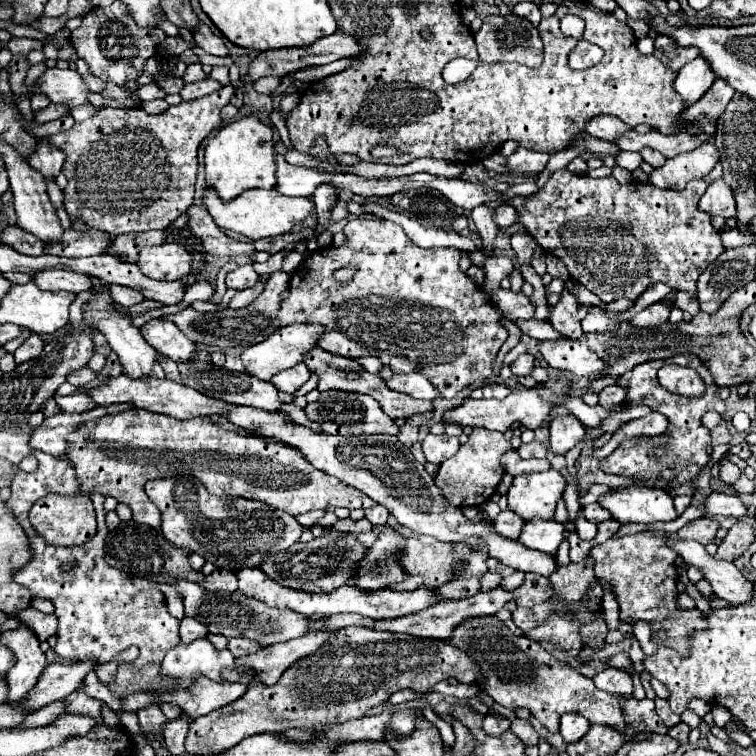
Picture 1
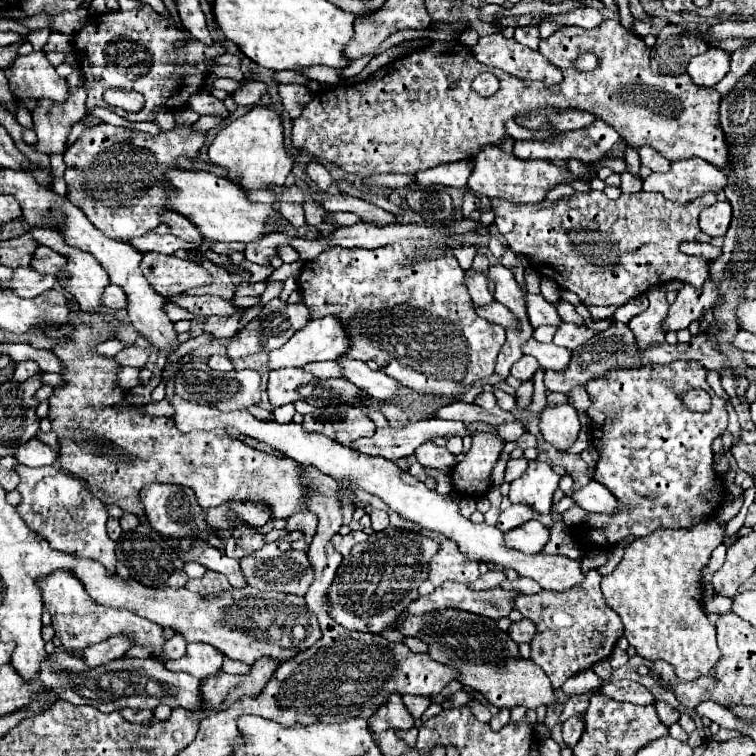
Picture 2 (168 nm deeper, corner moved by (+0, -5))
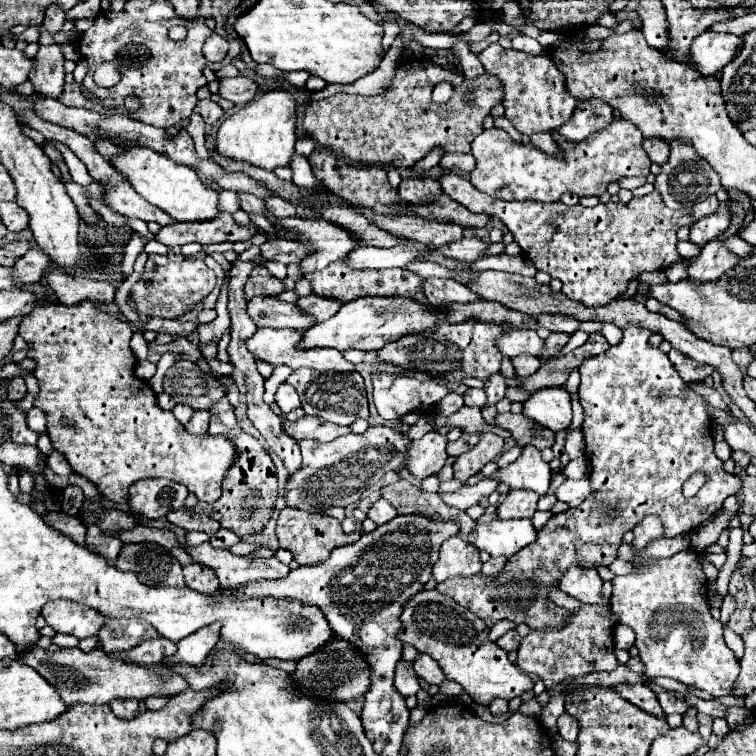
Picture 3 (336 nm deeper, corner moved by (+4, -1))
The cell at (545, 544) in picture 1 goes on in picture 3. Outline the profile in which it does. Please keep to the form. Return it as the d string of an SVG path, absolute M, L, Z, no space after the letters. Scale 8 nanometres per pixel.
M509 519L509 521L491 521L491 523L479 523L475 533L469 537L469 541L481 549L487 551L493 557L513 557L517 551L527 547L537 539L537 531L531 523L531 519Z

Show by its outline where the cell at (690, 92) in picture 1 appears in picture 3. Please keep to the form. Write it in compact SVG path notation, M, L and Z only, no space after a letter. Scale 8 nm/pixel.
M701 33L691 43L691 59L695 69L705 77L717 75L733 59L733 47L737 47L737 39L739 37L731 33Z

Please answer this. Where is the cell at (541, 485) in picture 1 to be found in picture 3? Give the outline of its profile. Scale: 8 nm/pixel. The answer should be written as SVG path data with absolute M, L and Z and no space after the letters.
M527 445L515 463L497 471L495 475L507 483L509 489L531 489L539 497L547 493L551 481L551 469L541 459L539 449L533 445Z

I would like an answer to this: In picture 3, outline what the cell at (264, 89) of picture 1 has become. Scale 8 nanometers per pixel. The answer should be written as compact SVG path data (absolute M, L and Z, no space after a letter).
M237 75L233 79L219 81L219 95L235 105L245 105L255 99L257 83L245 75Z

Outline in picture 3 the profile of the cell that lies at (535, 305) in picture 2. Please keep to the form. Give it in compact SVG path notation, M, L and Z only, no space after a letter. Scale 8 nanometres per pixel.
M539 313L537 323L549 331L563 331L563 333L575 333L579 329L579 321L567 315L547 315L547 313Z

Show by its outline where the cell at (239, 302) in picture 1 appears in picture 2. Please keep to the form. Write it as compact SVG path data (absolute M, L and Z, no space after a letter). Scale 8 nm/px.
M235 313L233 317L207 317L203 323L203 333L209 333L213 339L233 337L239 331L239 319L241 313Z

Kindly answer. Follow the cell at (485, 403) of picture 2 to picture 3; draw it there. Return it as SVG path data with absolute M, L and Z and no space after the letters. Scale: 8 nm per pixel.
M469 389L465 393L465 405L469 405L469 407L483 407L485 403L487 403L485 389Z

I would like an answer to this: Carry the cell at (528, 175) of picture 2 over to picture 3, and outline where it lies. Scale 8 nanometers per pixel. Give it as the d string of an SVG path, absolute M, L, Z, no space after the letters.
M613 119L613 123L605 131L599 131L597 135L591 135L589 139L585 139L585 143L579 143L577 147L569 147L569 143L561 143L561 139L557 139L557 135L553 135L553 139L561 147L563 159L551 157L551 155L543 153L541 149L533 147L531 143L523 143L523 145L513 143L513 139L509 139L509 135L505 135L505 131L501 131L497 127L485 129L471 143L473 157L475 157L477 165L469 173L469 181L479 191L483 191L483 193L487 193L491 197L505 199L505 201L527 201L527 199L533 199L533 201L551 203L551 201L559 201L559 197L563 193L567 193L567 191L577 193L579 197L585 197L585 195L597 195L599 197L607 189L607 185L611 181L617 181L619 177L631 177L631 175L647 177L649 175L651 161L649 161L649 157L645 155L645 151L641 147L643 135L637 131L637 127L633 127L633 123L625 123L625 119Z

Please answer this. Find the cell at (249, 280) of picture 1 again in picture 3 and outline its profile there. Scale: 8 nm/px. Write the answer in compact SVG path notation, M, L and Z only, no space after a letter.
M265 267L253 269L253 273L249 275L249 279L245 283L245 297L247 299L251 299L253 295L271 295L273 297L281 291L283 291L283 281L271 277Z

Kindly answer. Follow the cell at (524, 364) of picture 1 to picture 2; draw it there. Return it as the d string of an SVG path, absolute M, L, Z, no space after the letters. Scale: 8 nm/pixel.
M523 355L523 357L513 365L511 375L517 377L519 381L529 381L537 369L539 369L537 359L533 359L531 355Z

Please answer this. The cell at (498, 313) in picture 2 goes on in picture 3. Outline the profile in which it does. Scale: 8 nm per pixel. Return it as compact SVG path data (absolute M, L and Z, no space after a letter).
M425 279L425 295L431 305L443 307L449 303L475 303L481 301L477 293L453 279Z

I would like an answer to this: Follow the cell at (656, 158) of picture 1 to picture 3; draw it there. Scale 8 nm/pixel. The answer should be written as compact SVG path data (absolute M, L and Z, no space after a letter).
M643 139L643 149L649 155L649 159L657 165L665 165L669 159L669 145L659 143L659 139Z

